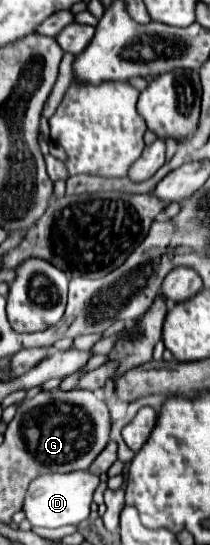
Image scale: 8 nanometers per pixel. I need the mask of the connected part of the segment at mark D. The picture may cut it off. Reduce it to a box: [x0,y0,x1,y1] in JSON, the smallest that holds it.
[24,471,100,527]

